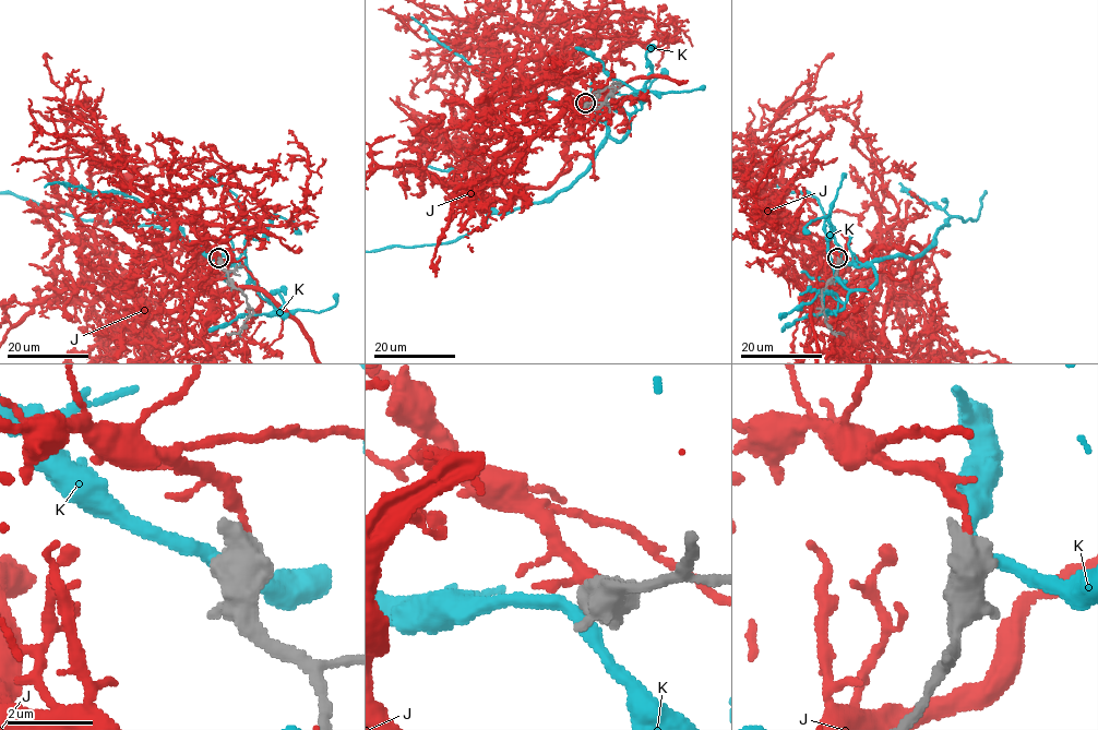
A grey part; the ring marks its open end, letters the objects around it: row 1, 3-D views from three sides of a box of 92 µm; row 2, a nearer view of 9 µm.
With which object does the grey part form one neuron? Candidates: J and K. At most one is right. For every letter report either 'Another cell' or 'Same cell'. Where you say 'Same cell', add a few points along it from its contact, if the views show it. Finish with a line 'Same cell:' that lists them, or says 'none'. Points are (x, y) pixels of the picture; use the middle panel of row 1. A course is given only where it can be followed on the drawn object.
J: Another cell
K: Another cell
Same cell: none

